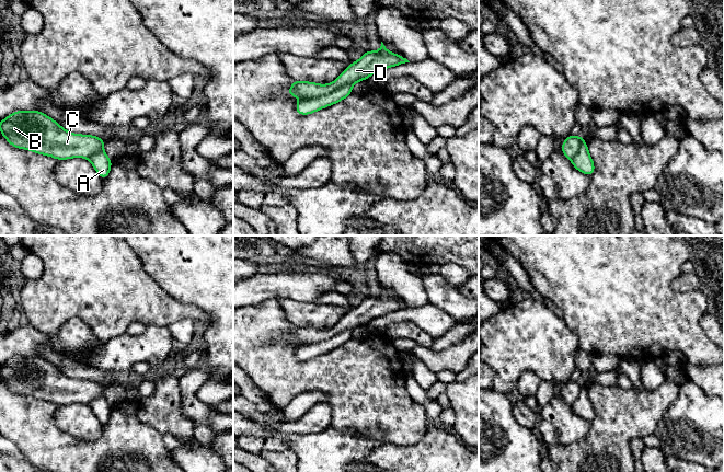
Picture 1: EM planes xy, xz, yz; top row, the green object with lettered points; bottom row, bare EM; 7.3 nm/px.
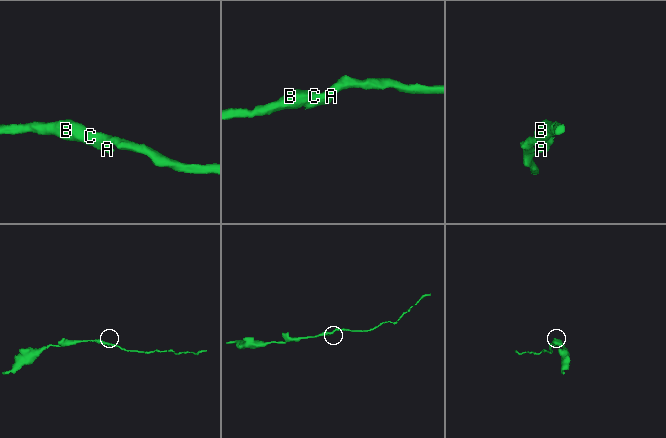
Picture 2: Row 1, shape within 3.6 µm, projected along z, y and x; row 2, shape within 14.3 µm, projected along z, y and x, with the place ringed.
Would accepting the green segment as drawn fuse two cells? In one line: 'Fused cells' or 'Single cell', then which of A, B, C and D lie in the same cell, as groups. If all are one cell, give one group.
Fused cells. Groups: A / B C D

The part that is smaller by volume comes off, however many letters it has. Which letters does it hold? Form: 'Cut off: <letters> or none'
Cut off: A

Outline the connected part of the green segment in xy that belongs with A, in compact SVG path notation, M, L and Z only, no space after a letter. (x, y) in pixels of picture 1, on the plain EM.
M104 396L96 398L89 403L89 405L102 425L108 422L112 412L112 405Z

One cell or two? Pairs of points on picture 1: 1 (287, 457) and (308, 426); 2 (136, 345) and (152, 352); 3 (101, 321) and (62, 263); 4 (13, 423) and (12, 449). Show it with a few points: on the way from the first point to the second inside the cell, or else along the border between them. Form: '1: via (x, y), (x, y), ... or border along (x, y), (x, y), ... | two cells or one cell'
1: border along (287, 448), (283, 450), (264, 450) | two cells
2: via (140, 348), (148, 349) | one cell
3: via (101, 307), (101, 301), (77, 277) | one cell
4: border along (11, 440), (25, 458) | two cells

